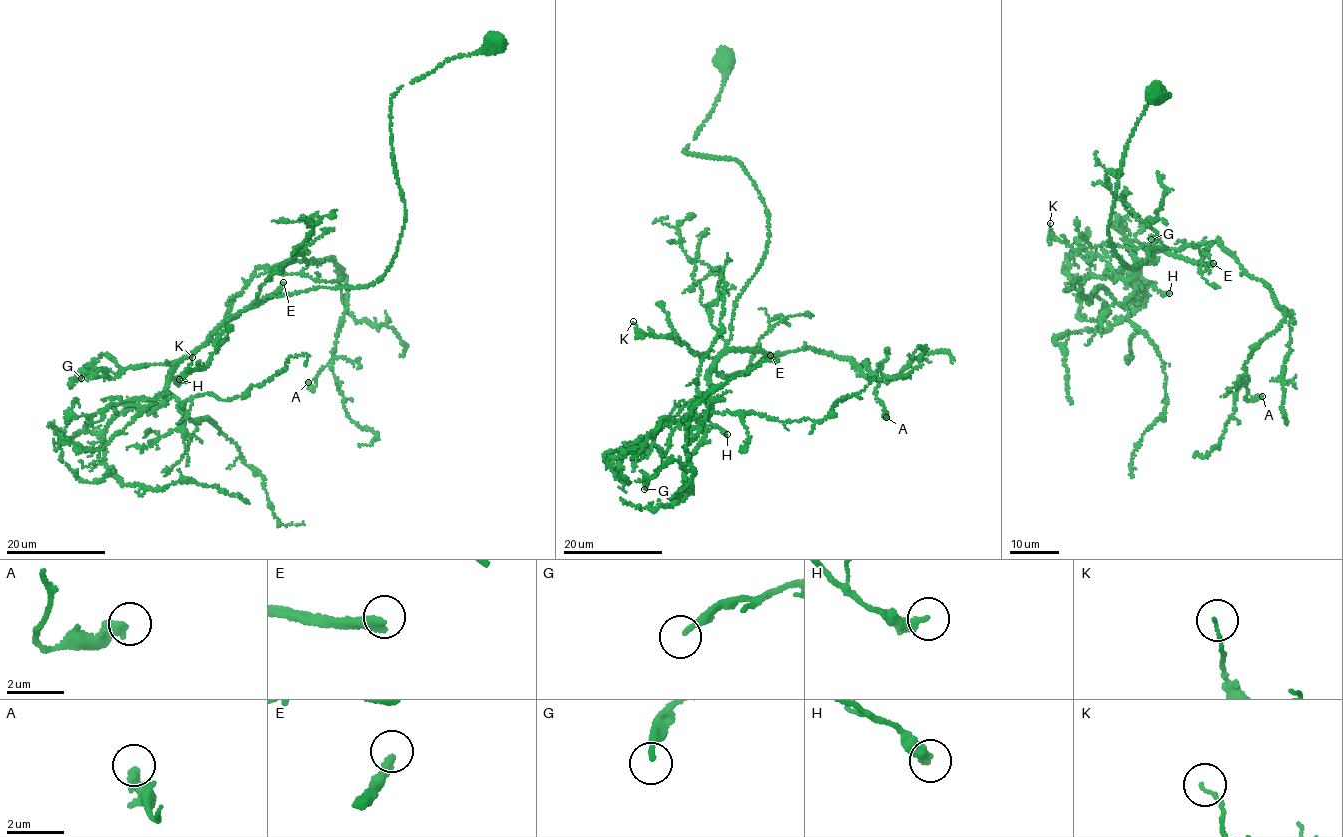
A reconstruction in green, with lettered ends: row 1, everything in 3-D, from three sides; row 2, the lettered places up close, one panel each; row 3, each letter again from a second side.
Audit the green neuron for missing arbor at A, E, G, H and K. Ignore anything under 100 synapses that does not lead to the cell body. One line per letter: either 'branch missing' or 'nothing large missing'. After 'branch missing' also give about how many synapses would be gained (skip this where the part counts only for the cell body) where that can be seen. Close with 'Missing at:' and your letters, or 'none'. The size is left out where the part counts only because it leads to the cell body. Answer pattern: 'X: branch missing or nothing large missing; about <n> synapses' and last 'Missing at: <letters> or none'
A: nothing large missing
E: branch missing; about 250 synapses
G: nothing large missing
H: nothing large missing
K: nothing large missing
Missing at: E

